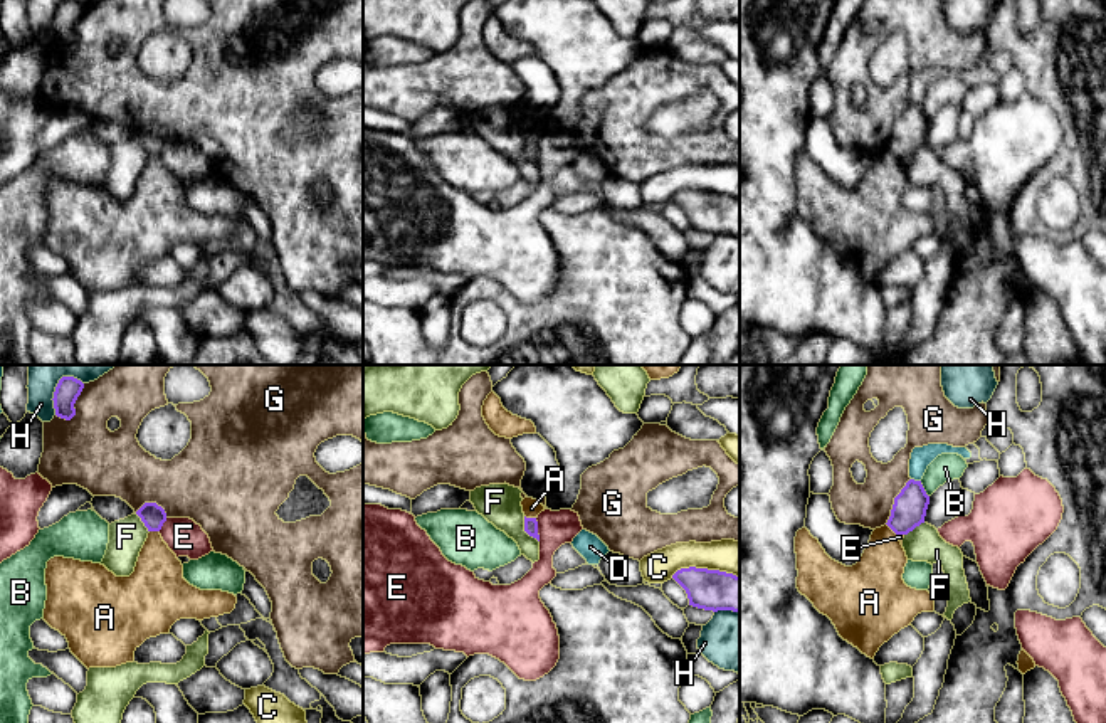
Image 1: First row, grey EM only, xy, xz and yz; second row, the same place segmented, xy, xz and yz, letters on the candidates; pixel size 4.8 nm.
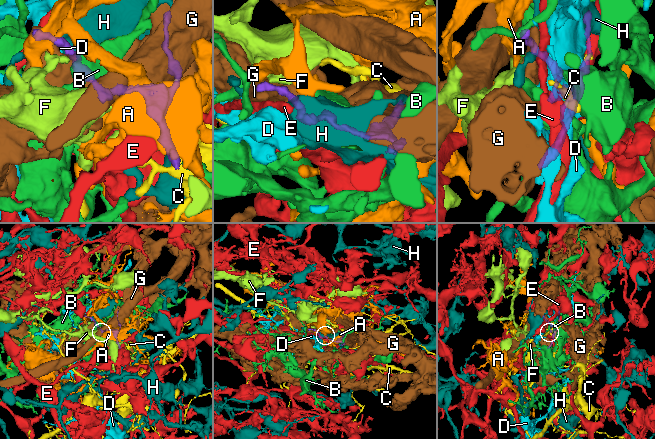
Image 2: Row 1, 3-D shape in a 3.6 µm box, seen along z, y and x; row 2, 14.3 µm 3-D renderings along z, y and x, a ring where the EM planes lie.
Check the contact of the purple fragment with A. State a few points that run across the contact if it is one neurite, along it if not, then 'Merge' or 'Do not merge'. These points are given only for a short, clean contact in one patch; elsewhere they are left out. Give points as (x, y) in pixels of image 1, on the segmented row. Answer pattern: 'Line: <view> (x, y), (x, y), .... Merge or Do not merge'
Line: xz (525, 515), (535, 518). Do not merge

